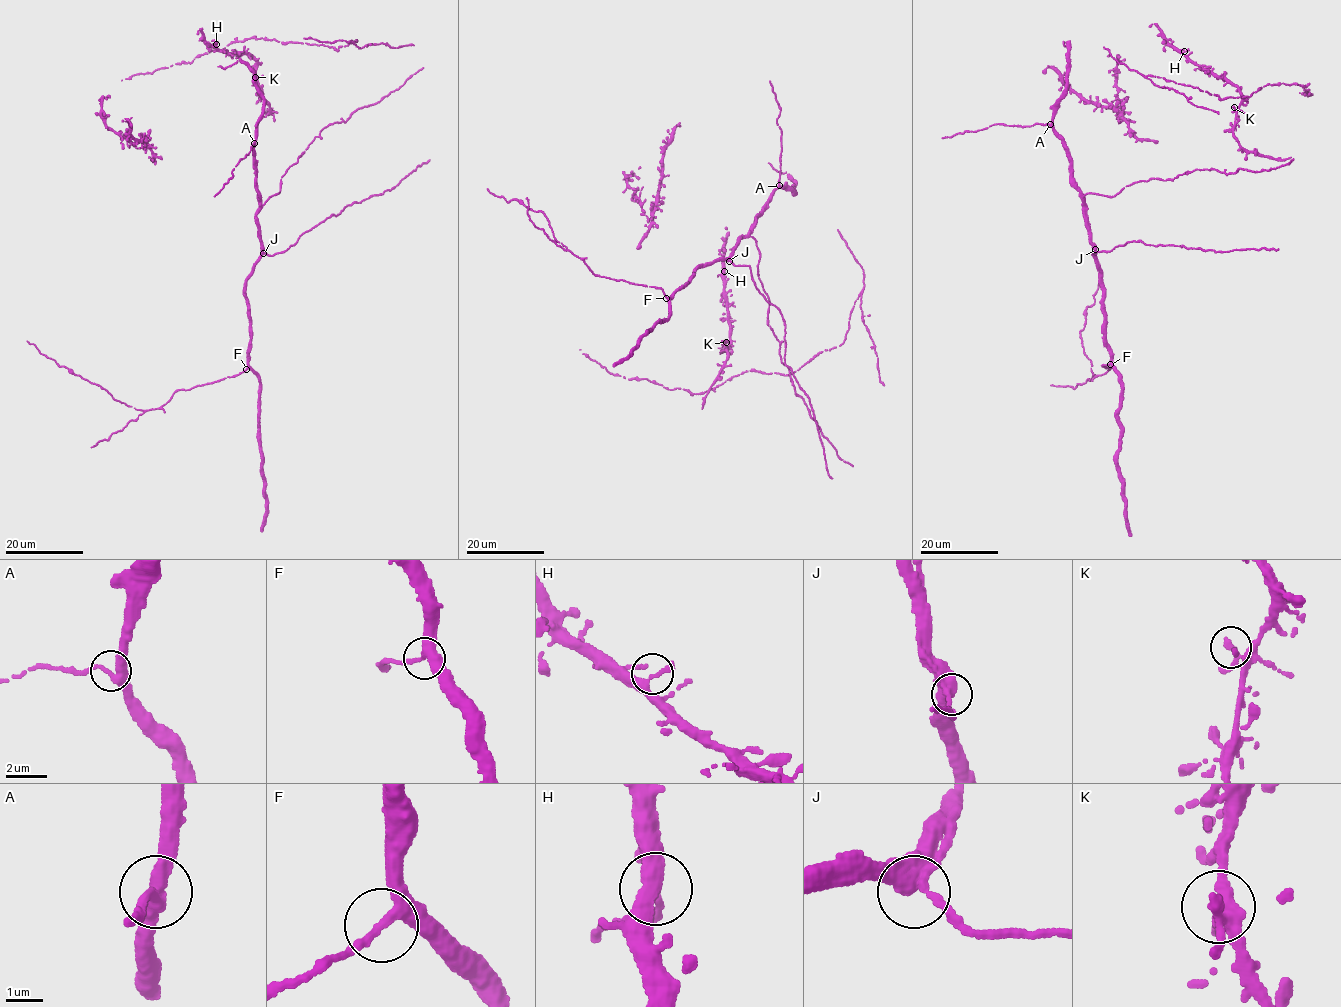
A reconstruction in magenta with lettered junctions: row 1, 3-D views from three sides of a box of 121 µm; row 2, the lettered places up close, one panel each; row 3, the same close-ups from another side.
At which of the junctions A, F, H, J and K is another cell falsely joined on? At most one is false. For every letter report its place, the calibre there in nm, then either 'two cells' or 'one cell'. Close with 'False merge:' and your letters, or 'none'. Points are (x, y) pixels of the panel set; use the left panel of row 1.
A: at (254, 143); 280 nm thick; one cell
F: at (246, 369); 240 nm thick; one cell
H: at (216, 44); 240 nm thick; one cell
J: at (263, 253); 360 nm thick; one cell
K: at (255, 77); 200 nm thick; one cell
False merge: none

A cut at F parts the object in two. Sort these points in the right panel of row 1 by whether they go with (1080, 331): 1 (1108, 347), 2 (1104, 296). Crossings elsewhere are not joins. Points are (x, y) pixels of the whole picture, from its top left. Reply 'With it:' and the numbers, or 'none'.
With it: none

